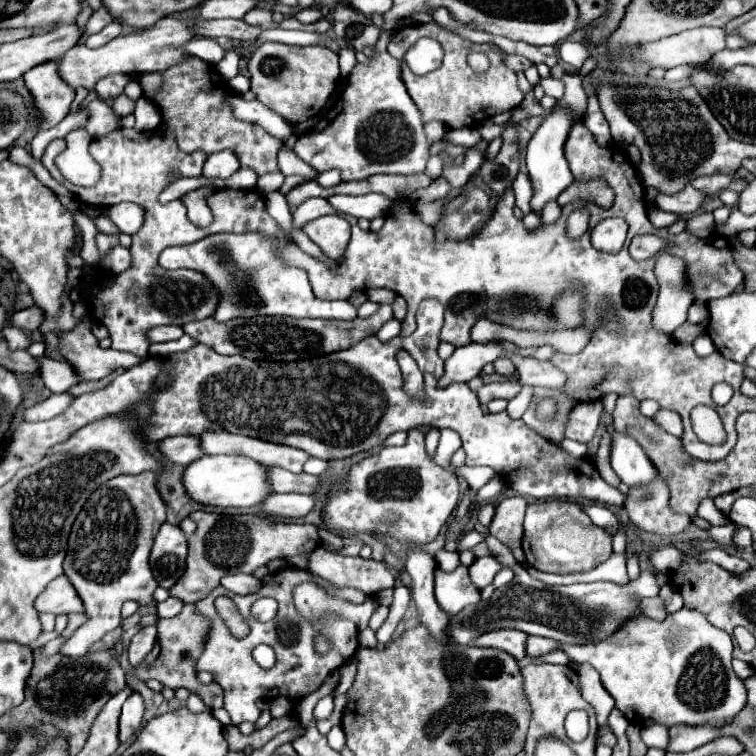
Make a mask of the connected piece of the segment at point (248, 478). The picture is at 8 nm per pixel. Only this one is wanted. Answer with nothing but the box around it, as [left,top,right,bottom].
[182,455,270,509]

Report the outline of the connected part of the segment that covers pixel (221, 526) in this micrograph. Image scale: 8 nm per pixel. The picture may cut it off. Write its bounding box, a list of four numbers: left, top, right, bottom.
[170,511,318,603]

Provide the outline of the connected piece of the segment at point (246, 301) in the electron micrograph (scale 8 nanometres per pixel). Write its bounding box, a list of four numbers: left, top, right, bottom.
[160,233,358,321]

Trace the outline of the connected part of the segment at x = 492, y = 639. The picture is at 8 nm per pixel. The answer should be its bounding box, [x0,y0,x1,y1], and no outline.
[474,629,526,659]

